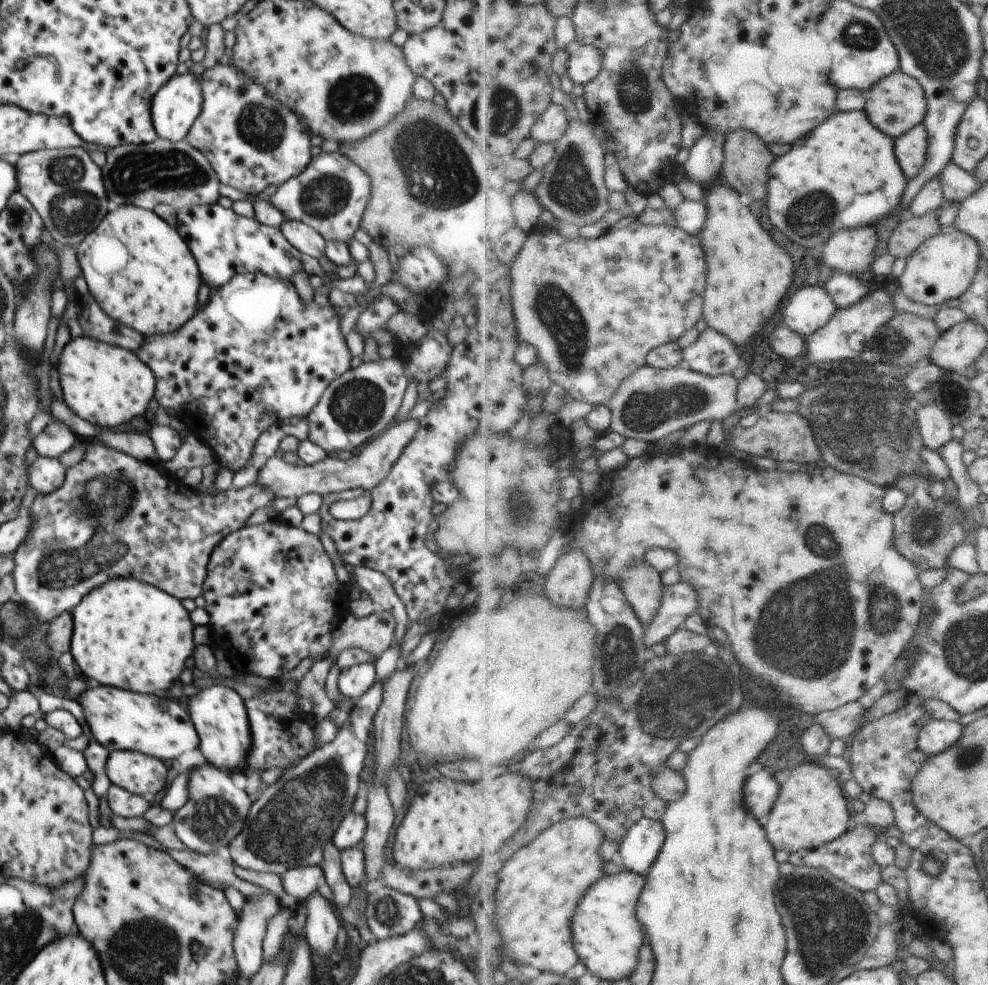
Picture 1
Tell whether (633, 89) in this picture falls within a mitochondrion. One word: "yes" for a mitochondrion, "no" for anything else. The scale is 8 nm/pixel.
yes

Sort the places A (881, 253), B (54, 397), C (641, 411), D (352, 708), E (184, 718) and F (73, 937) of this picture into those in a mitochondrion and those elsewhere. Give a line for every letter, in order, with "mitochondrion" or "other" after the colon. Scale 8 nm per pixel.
A: other
B: other
C: mitochondrion
D: other
E: other
F: other

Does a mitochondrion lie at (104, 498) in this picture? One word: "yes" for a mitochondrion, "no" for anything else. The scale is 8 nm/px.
yes

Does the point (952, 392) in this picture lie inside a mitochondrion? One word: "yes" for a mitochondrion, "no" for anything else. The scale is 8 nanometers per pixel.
yes

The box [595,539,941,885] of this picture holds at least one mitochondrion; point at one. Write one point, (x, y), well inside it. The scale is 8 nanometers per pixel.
(678, 696)

